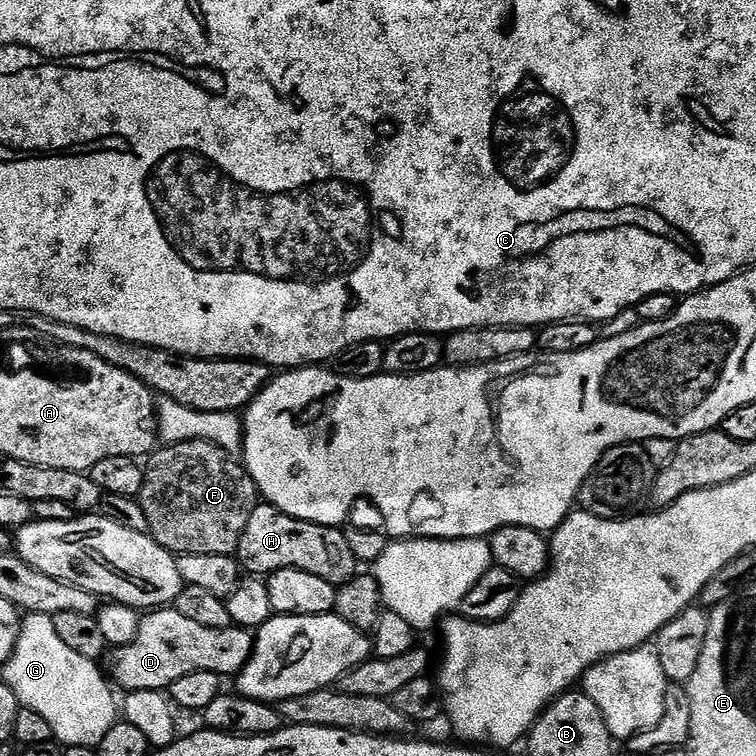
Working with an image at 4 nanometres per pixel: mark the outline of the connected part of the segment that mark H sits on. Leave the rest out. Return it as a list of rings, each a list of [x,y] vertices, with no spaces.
[[[260,502],[250,515],[234,555],[240,561],[241,569],[257,578],[266,578],[278,570],[297,568],[306,570],[306,574],[318,574],[318,578],[326,578],[326,582],[339,586],[358,575],[358,561],[343,530],[299,520],[267,502]]]

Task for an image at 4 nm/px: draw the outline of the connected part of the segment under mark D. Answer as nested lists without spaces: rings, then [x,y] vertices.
[[[174,606],[157,608],[141,619],[138,638],[134,638],[134,642],[111,649],[110,680],[117,689],[124,688],[125,693],[130,693],[138,690],[164,692],[171,689],[178,678],[198,670],[210,670],[221,678],[232,678],[246,666],[253,639],[253,633],[247,628],[201,626],[199,622],[178,614]]]

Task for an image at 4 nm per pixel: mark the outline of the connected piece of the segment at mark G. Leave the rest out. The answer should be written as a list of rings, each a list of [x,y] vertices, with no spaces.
[[[28,614],[23,617],[20,625],[20,637],[12,656],[2,666],[2,679],[10,686],[23,707],[38,710],[46,722],[50,722],[53,737],[61,745],[74,747],[84,746],[95,749],[106,738],[106,730],[118,723],[118,696],[110,683],[109,677],[100,673],[101,665],[90,658],[82,658],[62,642],[58,630],[54,630],[51,616],[46,614]]]

